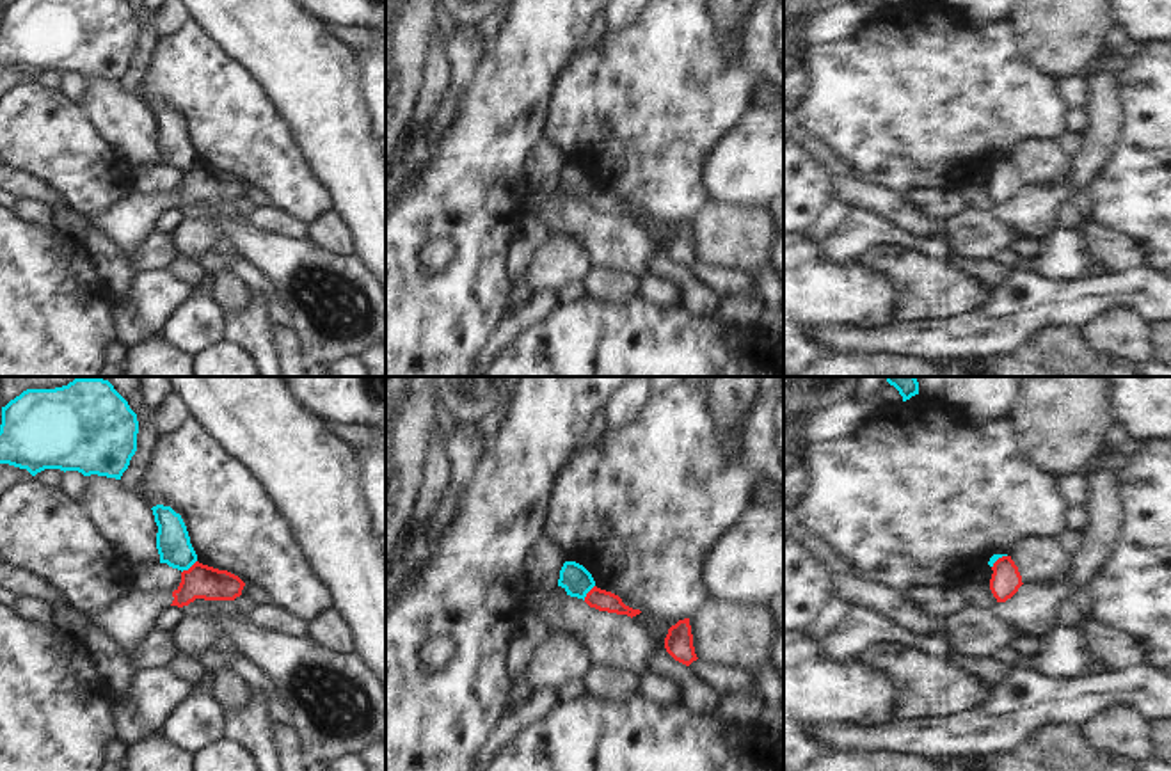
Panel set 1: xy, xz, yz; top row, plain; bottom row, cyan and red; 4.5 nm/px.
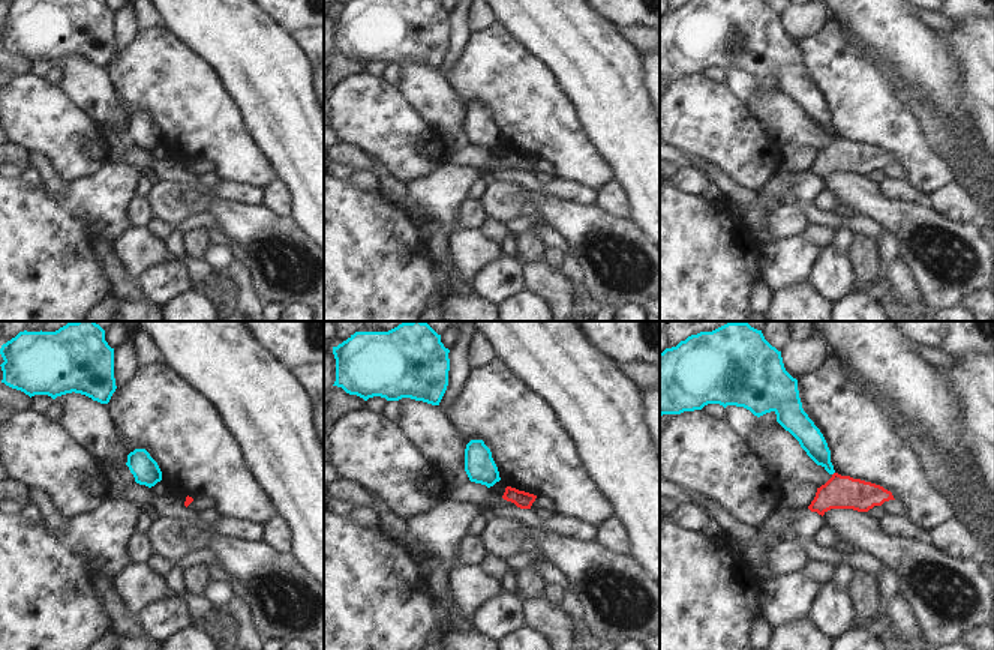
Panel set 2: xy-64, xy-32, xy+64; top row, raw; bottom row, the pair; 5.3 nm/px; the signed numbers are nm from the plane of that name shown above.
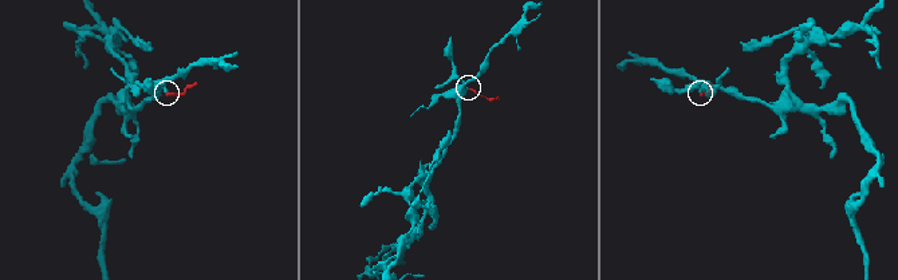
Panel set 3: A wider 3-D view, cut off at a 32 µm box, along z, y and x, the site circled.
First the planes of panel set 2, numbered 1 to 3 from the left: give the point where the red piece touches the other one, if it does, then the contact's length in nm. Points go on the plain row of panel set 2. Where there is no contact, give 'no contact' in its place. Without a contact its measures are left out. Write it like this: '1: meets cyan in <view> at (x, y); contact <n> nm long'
1: no contact
2: no contact
3: no contact

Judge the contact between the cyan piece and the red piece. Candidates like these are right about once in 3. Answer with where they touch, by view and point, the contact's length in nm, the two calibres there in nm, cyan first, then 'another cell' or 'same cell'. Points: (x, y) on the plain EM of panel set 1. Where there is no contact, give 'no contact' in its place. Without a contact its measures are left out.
meets cyan in xy at (189, 169); contact 90 nm long; 160 nm thick on the cyan side, 160 nm on the other; another cell

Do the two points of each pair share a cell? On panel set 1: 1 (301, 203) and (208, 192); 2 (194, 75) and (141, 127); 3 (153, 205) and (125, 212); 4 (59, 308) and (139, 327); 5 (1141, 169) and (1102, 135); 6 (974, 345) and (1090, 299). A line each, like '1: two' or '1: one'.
1: two
2: two
3: one
4: two
5: two
6: one

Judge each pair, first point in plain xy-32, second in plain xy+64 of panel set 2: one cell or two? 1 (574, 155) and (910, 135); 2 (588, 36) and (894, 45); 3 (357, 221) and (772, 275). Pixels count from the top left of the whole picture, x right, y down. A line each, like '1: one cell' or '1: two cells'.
1: one cell
2: one cell
3: two cells

